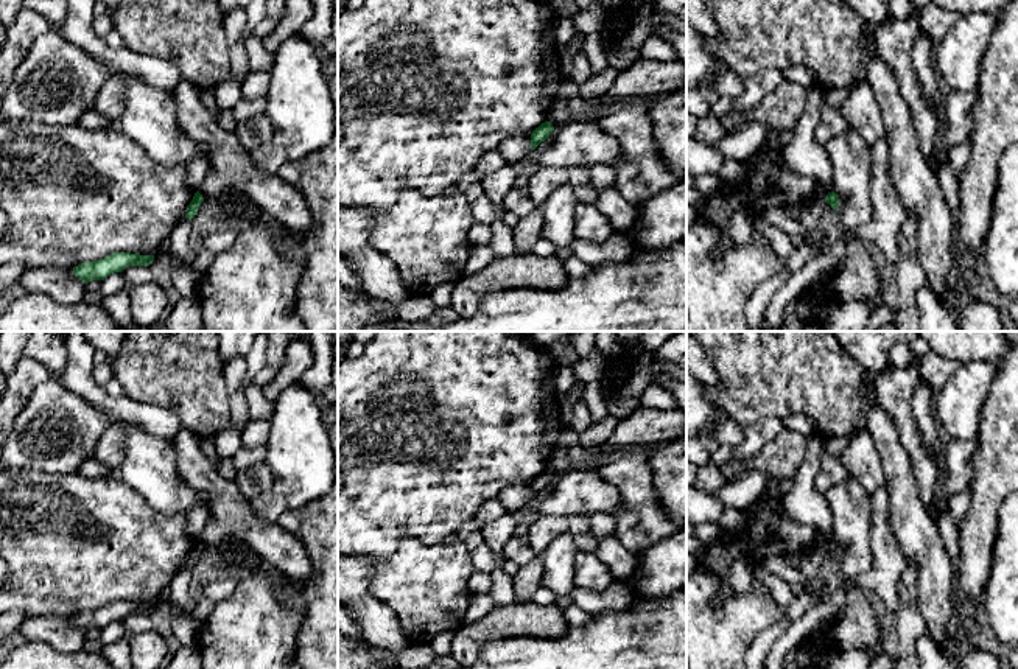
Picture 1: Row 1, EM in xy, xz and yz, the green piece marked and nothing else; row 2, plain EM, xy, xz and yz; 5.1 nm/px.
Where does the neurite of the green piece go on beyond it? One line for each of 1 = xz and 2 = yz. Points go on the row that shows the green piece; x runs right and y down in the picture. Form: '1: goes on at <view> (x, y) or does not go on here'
1: does not go on here
2: does not go on here

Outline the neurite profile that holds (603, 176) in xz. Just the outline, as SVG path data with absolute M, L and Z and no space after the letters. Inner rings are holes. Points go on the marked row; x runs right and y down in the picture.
M591 165L588 168L588 173L590 173L590 177L591 177L591 185L598 191L602 191L609 187L615 187L615 182L616 182L615 168L607 166L607 165Z

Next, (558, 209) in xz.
M562 185L556 188L537 208L543 213L539 236L551 241L559 249L570 247L574 240L574 208L577 199L574 188Z

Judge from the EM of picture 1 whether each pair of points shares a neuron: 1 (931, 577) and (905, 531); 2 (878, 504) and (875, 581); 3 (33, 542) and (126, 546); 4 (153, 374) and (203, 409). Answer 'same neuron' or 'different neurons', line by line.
1: same neuron
2: same neuron
3: same neuron
4: same neuron

